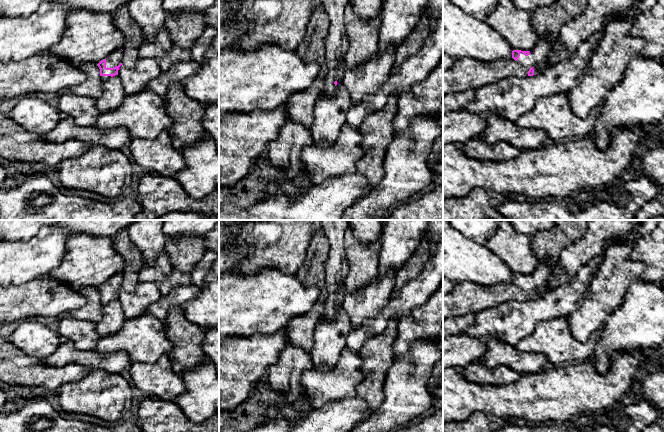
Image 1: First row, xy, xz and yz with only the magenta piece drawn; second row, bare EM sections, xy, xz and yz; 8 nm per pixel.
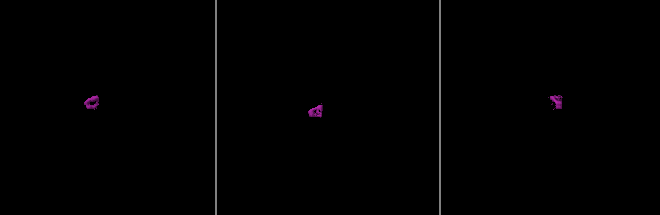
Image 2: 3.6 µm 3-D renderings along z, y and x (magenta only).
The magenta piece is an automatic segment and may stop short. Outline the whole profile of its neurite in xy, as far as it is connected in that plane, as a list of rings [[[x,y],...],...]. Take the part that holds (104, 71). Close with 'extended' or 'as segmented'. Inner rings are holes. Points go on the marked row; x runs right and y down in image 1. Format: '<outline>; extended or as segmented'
[[[121,49],[115,50],[107,58],[97,64],[100,69],[100,79],[102,81],[106,81],[110,77],[118,75],[119,67],[122,65],[122,55],[123,51]]]; extended

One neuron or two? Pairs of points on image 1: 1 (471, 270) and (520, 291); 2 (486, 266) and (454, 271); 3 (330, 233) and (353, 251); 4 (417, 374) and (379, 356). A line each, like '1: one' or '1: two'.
1: two
2: one
3: two
4: two

